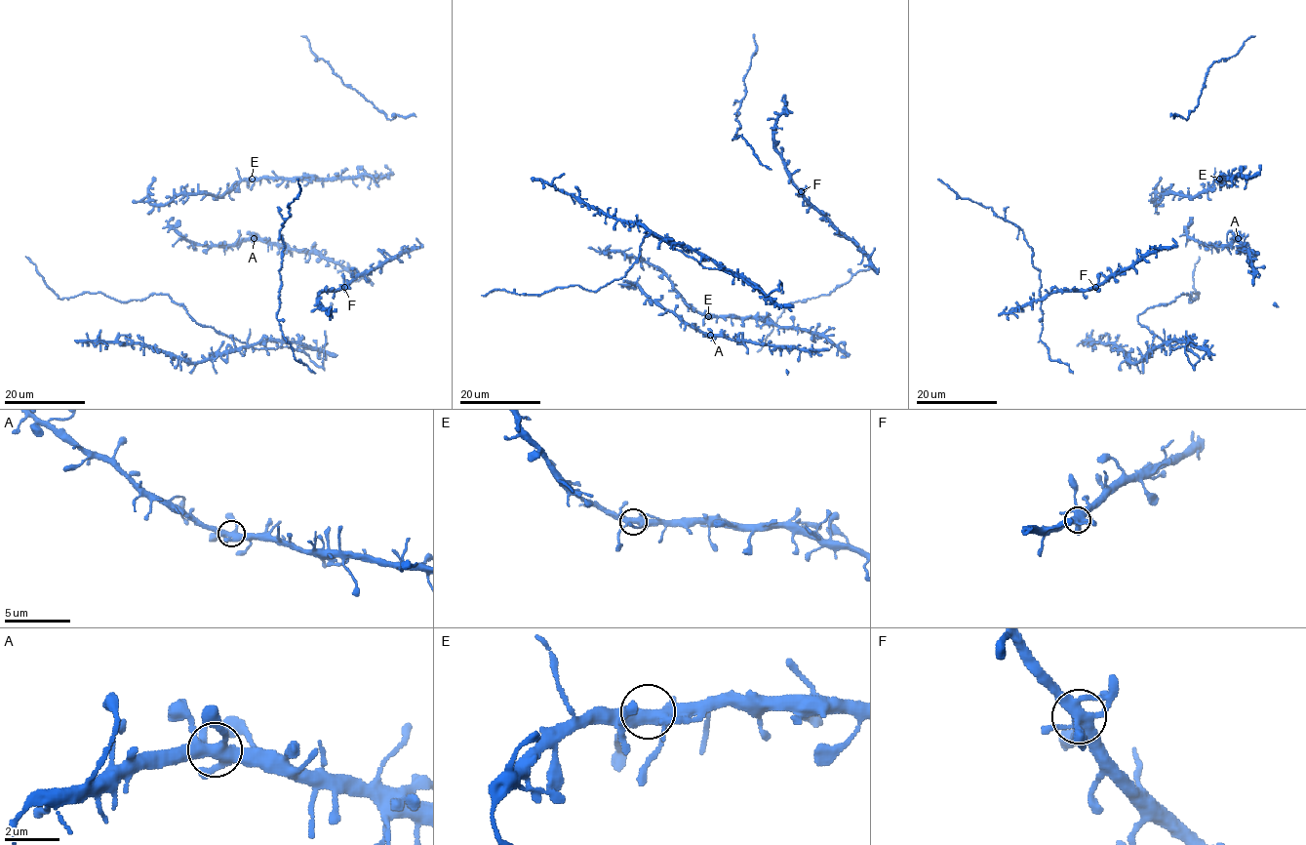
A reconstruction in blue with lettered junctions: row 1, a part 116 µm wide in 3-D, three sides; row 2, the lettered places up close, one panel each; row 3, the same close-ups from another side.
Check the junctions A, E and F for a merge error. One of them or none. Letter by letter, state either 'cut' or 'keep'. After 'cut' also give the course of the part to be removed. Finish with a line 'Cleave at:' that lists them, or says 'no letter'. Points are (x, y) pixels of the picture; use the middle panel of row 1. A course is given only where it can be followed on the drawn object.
A: keep
E: keep
F: keep
Cleave at: no letter

